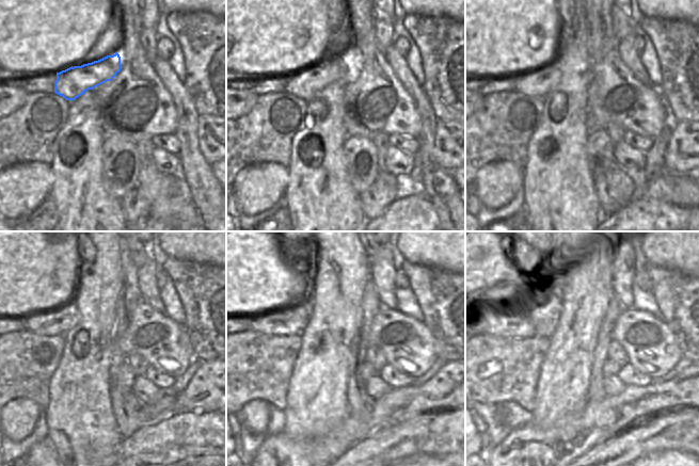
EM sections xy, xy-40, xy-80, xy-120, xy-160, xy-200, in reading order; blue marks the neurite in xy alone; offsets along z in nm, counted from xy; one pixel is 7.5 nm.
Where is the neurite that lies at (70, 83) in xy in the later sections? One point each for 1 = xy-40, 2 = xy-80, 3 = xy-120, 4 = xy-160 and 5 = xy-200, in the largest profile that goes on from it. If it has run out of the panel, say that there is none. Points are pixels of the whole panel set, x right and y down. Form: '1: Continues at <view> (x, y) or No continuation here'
1: Continues at xy-40 (305, 83)
2: Continues at xy-80 (538, 83)
3: Continues at xy-120 (59, 321)
4: Continues at xy-160 (294, 321)
5: Continues at xy-200 (508, 324).

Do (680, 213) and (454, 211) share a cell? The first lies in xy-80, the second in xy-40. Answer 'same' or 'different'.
different

